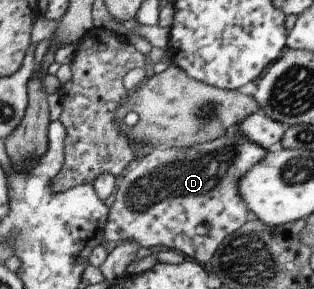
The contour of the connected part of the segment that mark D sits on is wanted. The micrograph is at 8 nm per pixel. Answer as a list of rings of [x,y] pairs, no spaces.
[[[237,126],[236,128],[230,127],[220,137],[208,141],[207,143],[182,148],[172,147],[162,150],[152,149],[149,154],[143,155],[143,158],[140,158],[129,166],[128,172],[117,179],[115,189],[112,192],[114,202],[112,202],[112,205],[108,209],[109,213],[107,214],[107,221],[104,227],[105,245],[107,246],[110,244],[109,242],[132,241],[133,243],[136,243],[138,247],[144,246],[154,248],[154,246],[164,246],[164,248],[169,248],[172,251],[181,254],[186,259],[192,259],[199,265],[206,266],[206,263],[210,260],[210,257],[214,254],[214,251],[218,248],[220,242],[222,242],[222,240],[224,240],[224,238],[226,238],[233,230],[242,226],[246,220],[249,220],[249,211],[240,200],[237,193],[237,182],[246,170],[264,156],[266,150],[266,147],[262,148],[262,145],[258,145],[256,142],[243,137],[237,130]]]

